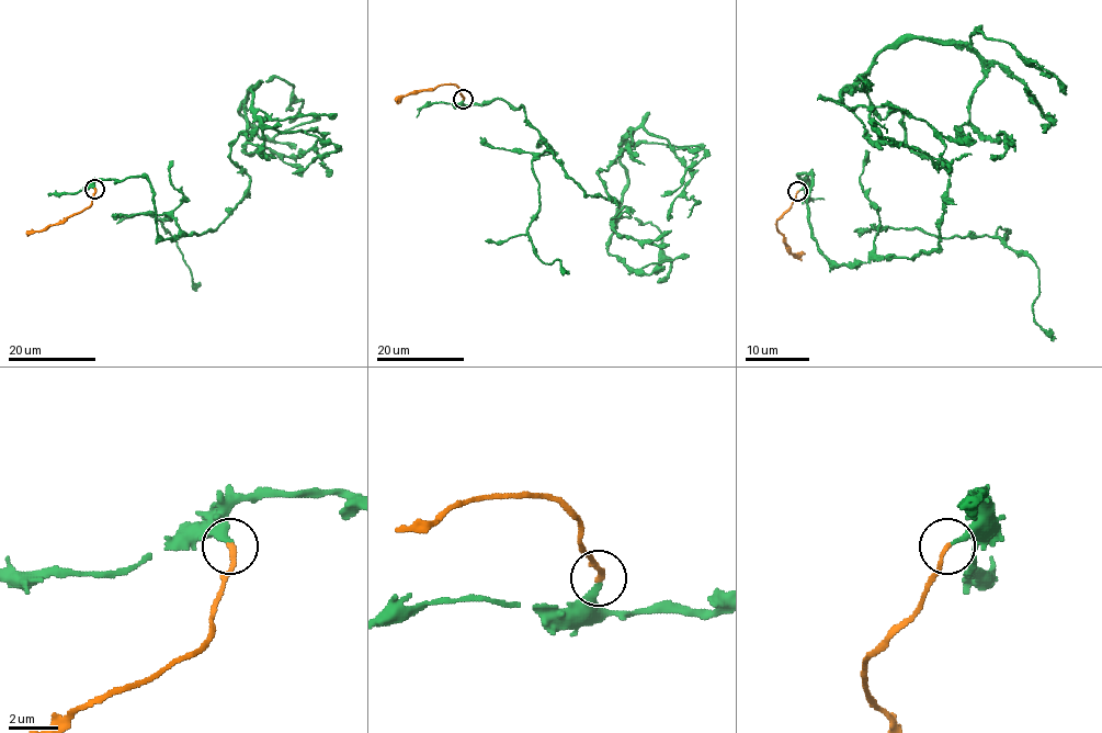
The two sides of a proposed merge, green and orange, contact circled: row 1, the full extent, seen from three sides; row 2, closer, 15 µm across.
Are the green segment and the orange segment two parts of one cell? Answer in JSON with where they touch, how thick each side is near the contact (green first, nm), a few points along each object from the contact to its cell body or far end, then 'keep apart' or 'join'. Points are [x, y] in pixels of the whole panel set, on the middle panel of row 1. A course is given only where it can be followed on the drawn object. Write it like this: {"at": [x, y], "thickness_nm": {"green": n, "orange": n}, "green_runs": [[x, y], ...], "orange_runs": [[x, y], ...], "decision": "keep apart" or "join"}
{"at": [463, 99], "thickness_nm": {"green": 240, "orange": 190}, "green_runs": [[463, 100], [522, 105], [586, 194], [615, 202], [599, 173], [635, 144], [608, 251], [638, 270], [689, 255]], "orange_runs": [[463, 99], [453, 85], [441, 85], [395, 101]], "decision": "join"}

